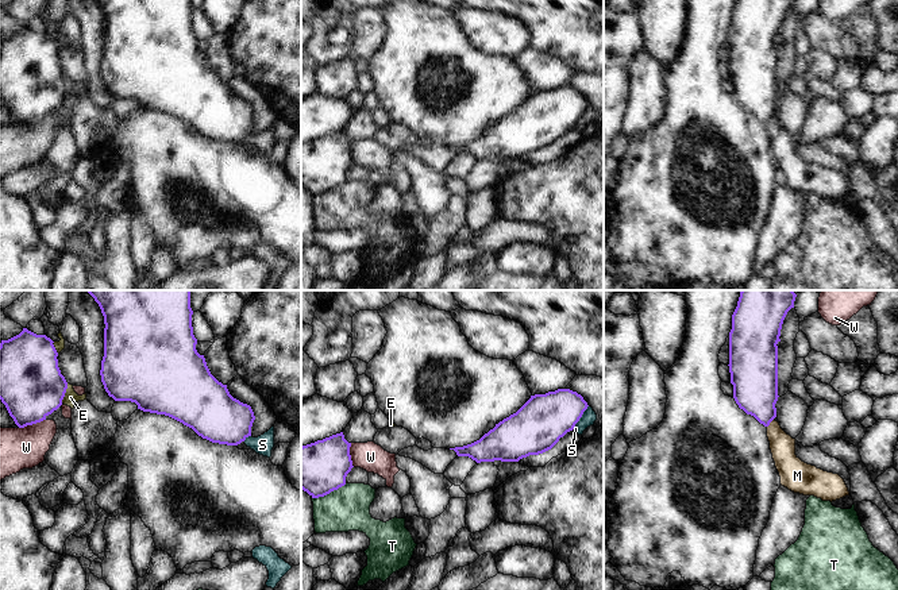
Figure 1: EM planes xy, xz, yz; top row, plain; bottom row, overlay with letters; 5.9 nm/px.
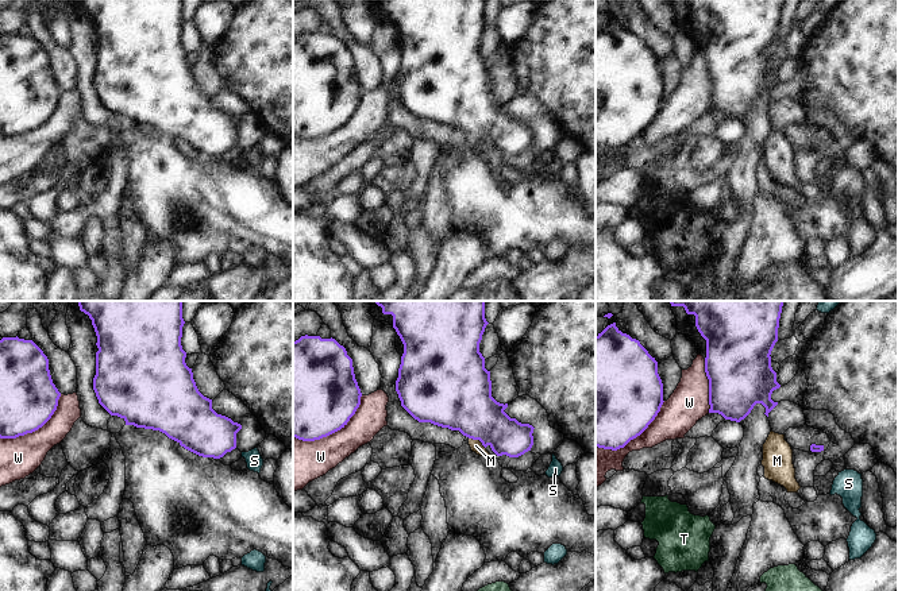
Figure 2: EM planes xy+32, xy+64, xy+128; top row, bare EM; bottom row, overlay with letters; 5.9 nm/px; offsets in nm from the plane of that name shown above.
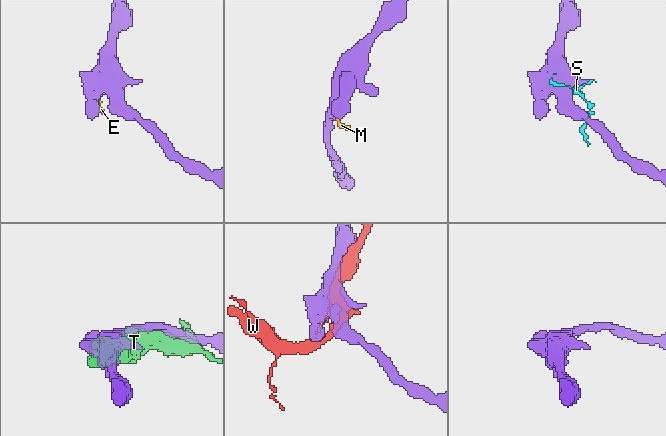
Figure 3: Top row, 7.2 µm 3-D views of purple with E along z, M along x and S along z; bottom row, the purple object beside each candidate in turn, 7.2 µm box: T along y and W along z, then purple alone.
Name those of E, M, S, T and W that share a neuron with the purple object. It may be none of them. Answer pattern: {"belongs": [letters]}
{"belongs": ["M"]}

